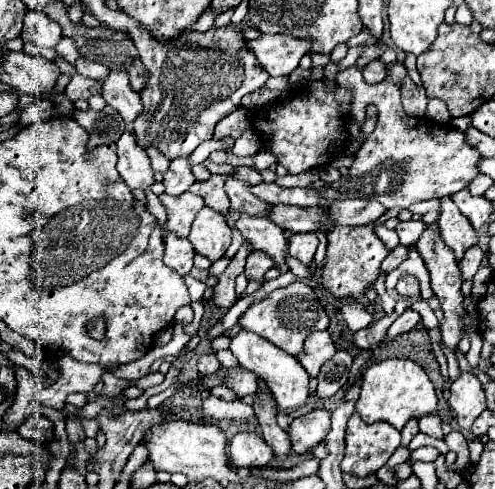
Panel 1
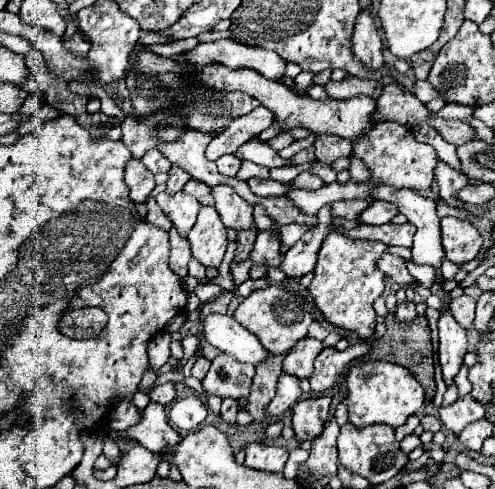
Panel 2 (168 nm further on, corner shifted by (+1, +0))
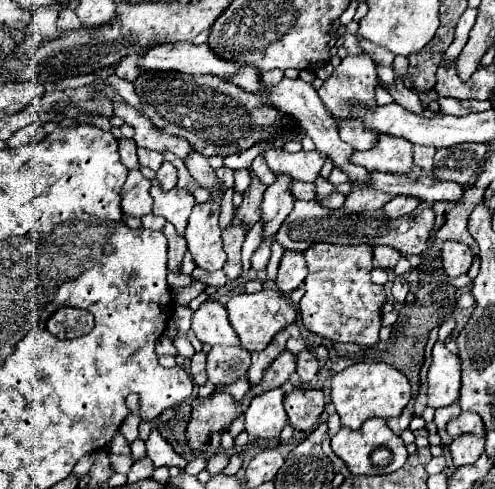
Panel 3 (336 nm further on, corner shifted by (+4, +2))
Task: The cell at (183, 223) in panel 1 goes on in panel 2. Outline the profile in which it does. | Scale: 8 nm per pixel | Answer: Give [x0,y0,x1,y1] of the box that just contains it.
[155,191,201,235]

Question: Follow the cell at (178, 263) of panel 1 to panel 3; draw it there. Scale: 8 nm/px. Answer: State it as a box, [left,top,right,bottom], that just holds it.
[162,223,186,271]

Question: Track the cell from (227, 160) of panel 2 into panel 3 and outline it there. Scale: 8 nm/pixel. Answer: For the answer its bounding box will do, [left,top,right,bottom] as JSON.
[216,167,234,191]

